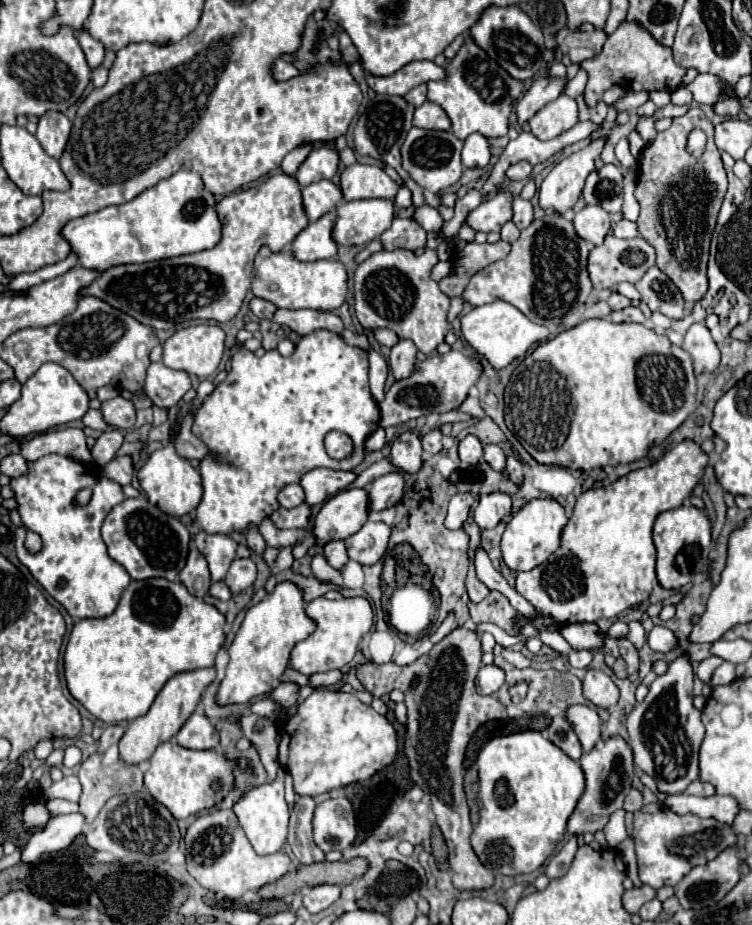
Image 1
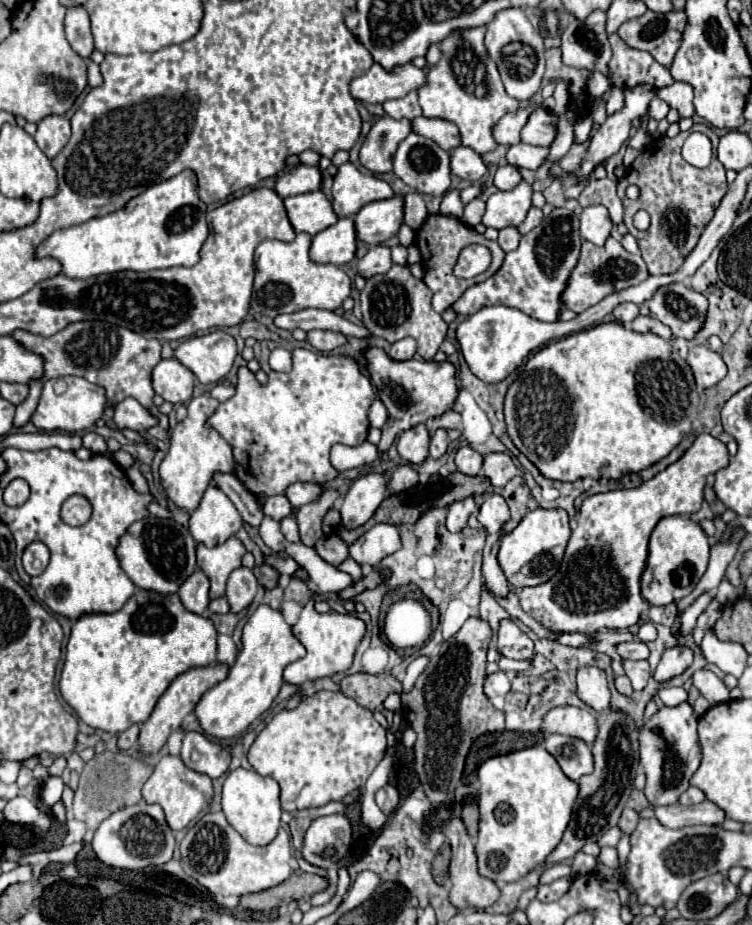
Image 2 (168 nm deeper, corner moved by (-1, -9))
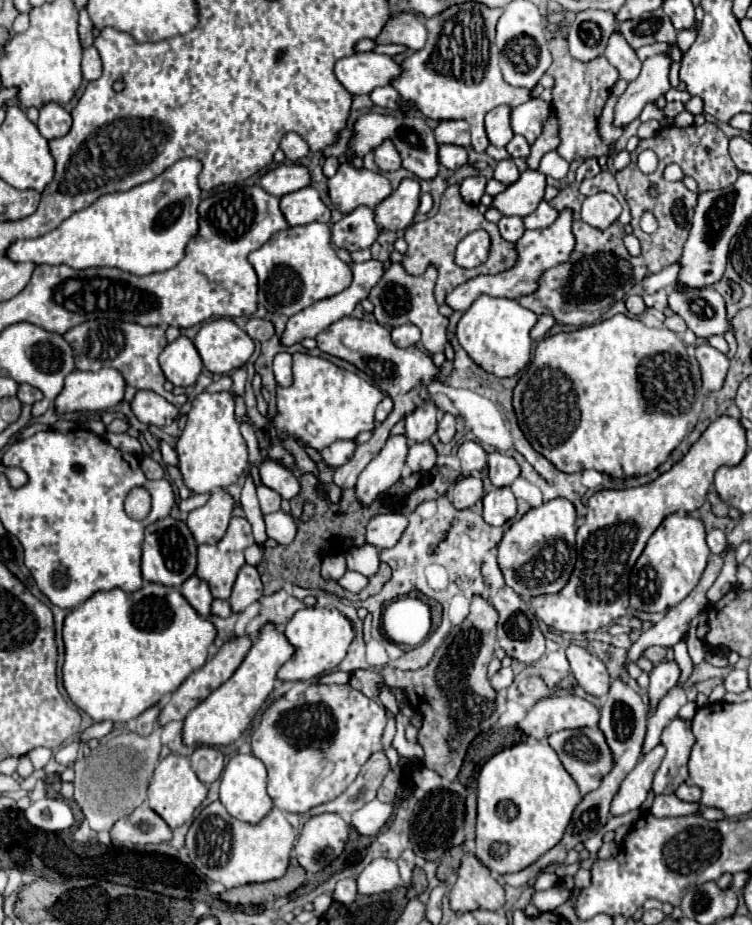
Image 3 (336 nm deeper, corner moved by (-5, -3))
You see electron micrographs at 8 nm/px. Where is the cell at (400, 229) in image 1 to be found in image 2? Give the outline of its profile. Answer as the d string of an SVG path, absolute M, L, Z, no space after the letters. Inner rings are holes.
M374 246L368 250L368 254L358 262L358 272L364 278L370 278L378 272L388 272L392 266L392 258L390 258L390 248L388 246Z

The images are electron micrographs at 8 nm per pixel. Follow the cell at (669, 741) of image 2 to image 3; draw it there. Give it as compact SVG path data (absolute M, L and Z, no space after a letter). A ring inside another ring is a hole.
M676 718L664 728L662 744L666 746L666 756L654 774L652 790L654 794L674 794L674 790L688 778L688 756L694 744L690 722Z

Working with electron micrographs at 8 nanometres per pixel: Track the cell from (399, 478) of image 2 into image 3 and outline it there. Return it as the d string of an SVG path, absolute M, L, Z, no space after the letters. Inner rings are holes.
M414 442L408 452L406 464L412 468L412 472L430 470L436 464L436 448L430 442Z

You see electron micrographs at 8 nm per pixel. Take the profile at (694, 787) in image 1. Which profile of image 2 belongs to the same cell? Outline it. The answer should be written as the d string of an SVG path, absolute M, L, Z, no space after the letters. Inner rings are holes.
M688 788L682 796L680 796L680 802L682 804L700 804L702 800L706 800L704 792L698 790L698 788Z

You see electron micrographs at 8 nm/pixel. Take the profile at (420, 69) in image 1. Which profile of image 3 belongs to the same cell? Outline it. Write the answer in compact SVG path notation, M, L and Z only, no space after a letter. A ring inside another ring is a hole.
M376 52L352 54L334 64L334 76L350 94L370 94L374 88L390 84L400 70L398 62Z

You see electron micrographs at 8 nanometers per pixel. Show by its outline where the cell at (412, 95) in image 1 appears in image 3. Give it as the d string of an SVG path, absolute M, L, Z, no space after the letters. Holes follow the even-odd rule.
M380 86L380 88L374 88L370 92L370 100L380 106L380 108L388 108L388 110L400 110L400 104L398 104L398 92L392 88L392 86Z

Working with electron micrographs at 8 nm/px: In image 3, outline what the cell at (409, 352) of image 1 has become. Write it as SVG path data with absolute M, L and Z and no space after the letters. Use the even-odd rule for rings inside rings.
M406 324L406 326L396 326L392 328L392 342L400 348L406 346L414 346L420 340L420 330L414 324Z

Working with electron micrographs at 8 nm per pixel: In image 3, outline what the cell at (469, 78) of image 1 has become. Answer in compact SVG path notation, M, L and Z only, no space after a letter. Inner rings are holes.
M464 2L462 6L450 6L450 10L442 10L442 14L436 14L434 18L426 18L426 30L428 40L422 50L416 50L408 54L400 66L402 74L390 82L392 88L398 90L398 104L402 106L402 112L408 114L412 110L420 110L426 118L432 120L466 120L472 130L472 148L476 152L484 152L488 146L488 138L484 132L484 116L488 110L506 104L506 106L518 106L526 100L530 100L526 88L514 88L510 86L500 72L498 60L498 48L494 42L496 36L496 22L502 16L504 8L488 8L480 2Z

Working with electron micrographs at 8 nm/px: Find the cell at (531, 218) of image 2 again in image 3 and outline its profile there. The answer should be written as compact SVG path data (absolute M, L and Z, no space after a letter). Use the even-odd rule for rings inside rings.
M542 200L540 206L530 216L524 218L524 224L526 224L526 228L546 228L558 218L558 214L560 214L558 210L554 210L548 202Z

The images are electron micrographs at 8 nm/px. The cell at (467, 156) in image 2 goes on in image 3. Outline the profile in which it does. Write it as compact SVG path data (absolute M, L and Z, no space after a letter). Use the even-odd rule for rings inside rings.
M440 144L438 146L438 162L448 168L448 170L456 170L464 164L468 164L468 152L462 146L454 146L454 144Z

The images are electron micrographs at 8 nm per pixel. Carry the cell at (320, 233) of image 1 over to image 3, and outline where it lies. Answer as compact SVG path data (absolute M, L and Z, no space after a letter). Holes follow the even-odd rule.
M360 206L332 226L332 242L338 248L346 248L348 252L370 248L376 242L378 234L380 226L374 220L374 210L368 206Z

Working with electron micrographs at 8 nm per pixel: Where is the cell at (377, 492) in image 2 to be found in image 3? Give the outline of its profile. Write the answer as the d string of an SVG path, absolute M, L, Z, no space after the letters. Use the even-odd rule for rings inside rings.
M404 434L390 436L384 448L362 470L356 482L356 496L364 506L400 480L406 454L408 454L408 438Z

